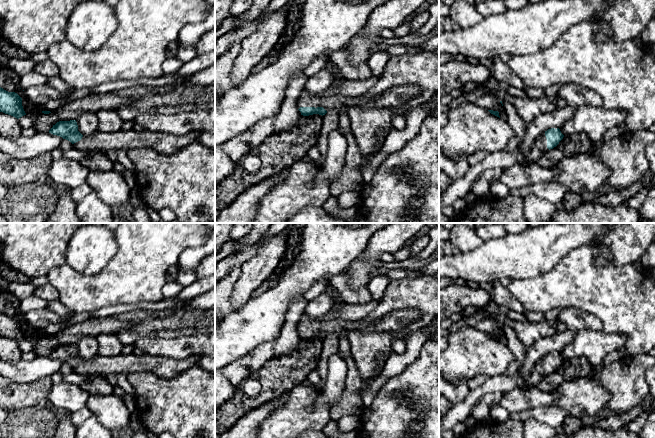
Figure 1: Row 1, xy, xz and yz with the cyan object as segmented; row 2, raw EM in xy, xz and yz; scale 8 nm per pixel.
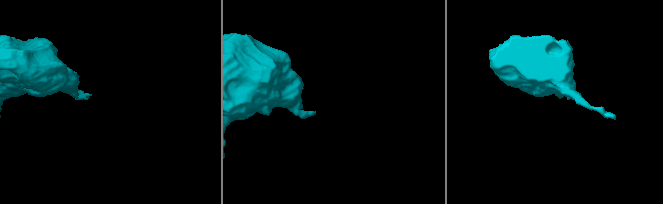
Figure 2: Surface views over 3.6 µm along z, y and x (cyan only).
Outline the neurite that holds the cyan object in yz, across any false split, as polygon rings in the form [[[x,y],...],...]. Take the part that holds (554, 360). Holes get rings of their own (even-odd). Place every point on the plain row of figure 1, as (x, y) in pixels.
[[[551,352],[545,355],[545,357],[535,365],[534,369],[541,375],[547,376],[556,371],[563,361],[564,359],[561,357],[559,352]]]

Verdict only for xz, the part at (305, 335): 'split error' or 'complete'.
split error

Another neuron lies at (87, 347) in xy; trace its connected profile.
[[[85,337],[76,343],[78,355],[83,360],[92,360],[98,355],[98,342],[96,338]]]

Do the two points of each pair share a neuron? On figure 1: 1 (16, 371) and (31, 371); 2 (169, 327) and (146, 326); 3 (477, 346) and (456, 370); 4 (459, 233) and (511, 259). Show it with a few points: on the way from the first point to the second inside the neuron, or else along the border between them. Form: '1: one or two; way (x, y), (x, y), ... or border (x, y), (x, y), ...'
1: one; way (20, 371), (27, 371)
2: one; way (163, 327), (152, 327)
3: one; way (471, 352), (459, 364)
4: two; border (483, 242), (472, 250), (459, 252)

